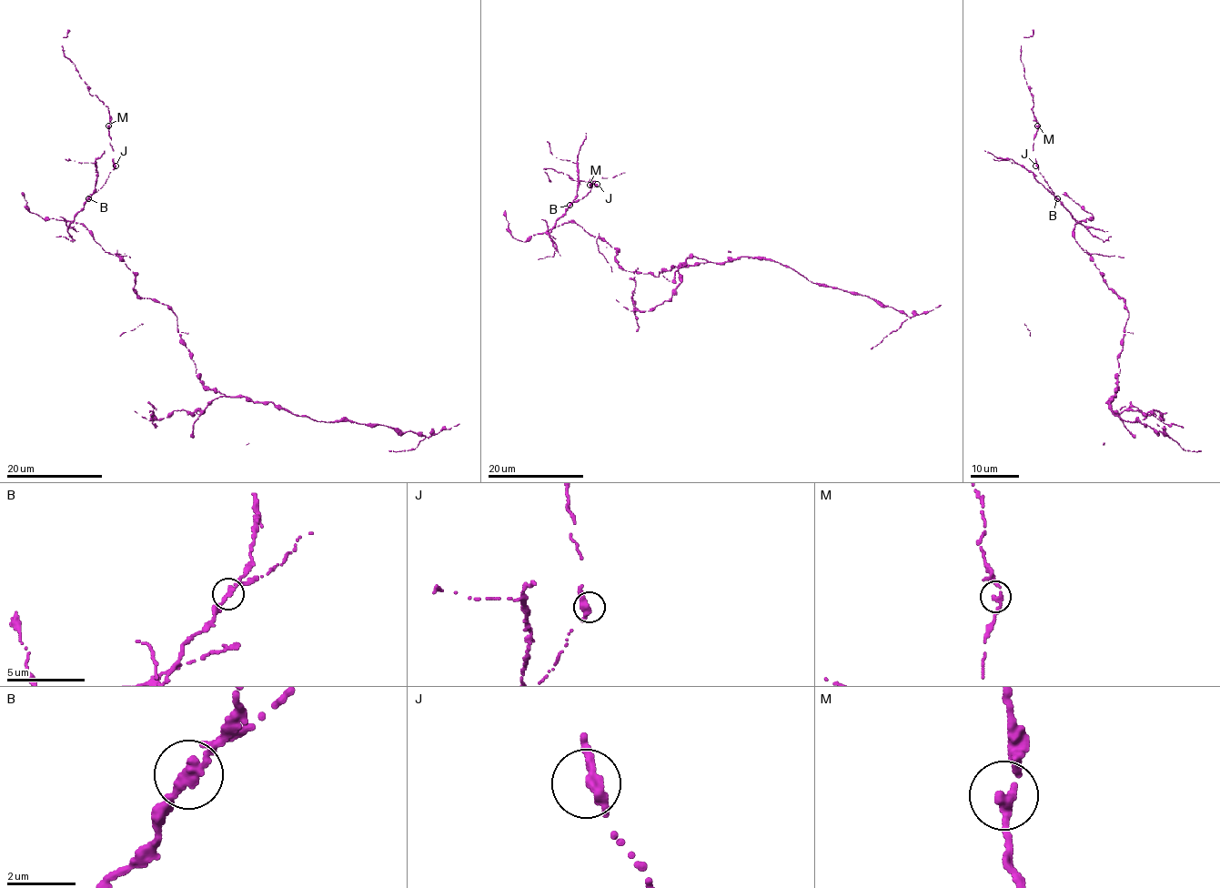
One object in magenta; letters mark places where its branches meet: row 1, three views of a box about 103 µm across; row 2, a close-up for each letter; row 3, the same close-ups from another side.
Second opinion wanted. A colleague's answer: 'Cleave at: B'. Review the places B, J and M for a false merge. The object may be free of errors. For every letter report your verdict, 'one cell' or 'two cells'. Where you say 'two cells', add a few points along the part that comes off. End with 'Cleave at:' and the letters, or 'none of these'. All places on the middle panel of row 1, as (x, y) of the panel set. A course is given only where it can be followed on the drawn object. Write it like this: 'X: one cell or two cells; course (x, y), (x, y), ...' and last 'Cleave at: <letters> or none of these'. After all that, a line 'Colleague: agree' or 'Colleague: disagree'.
B: two cells; course (569, 205), (555, 226), (574, 222), (604, 240), (629, 271), (772, 259), (910, 318), (870, 348)
J: one cell
M: one cell
Cleave at: B
Colleague: agree

